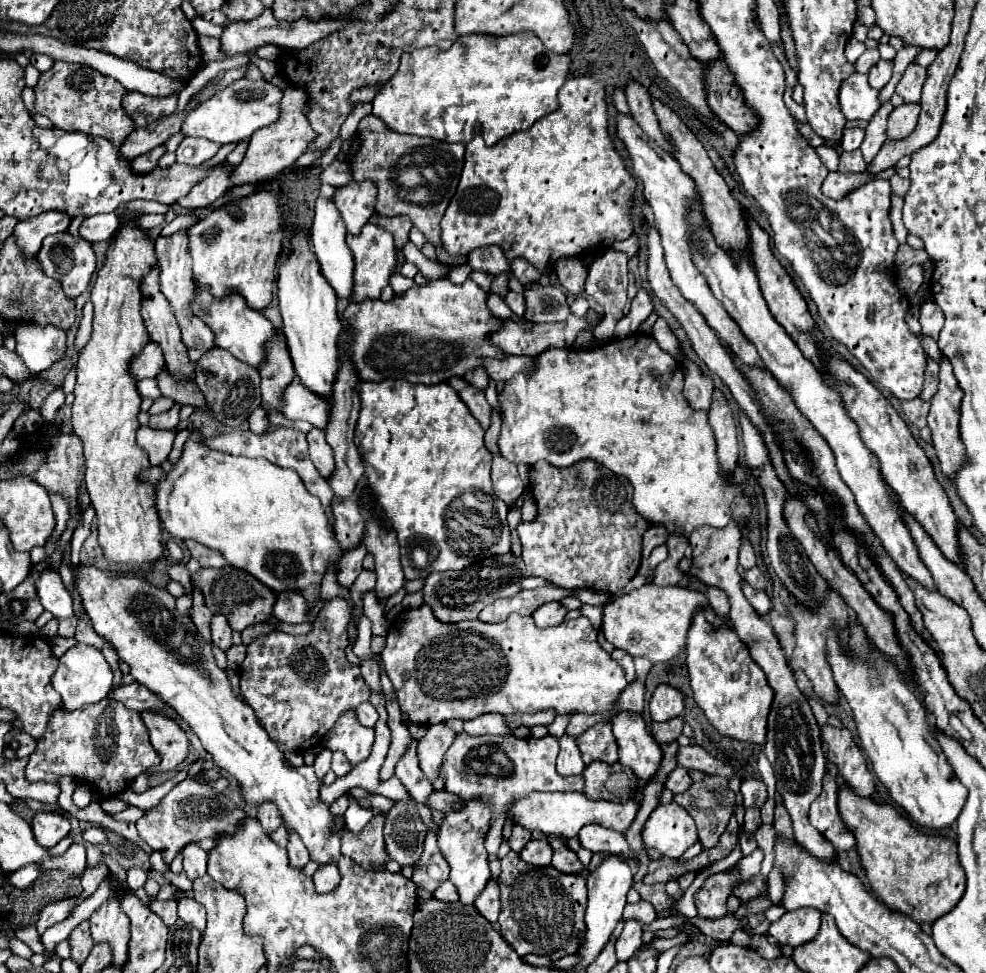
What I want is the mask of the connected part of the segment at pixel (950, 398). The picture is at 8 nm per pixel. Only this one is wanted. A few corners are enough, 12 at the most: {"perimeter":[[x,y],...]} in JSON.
{"perimeter":[[942,356],[938,392],[930,400],[932,432],[942,472],[962,464],[958,406],[962,400],[950,360]]}

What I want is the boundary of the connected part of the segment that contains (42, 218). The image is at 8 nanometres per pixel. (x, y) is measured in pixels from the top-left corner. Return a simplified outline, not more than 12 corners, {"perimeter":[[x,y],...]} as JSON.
{"perimeter":[[54,210],[18,222],[16,244],[34,258],[42,240],[64,232],[70,220]]}

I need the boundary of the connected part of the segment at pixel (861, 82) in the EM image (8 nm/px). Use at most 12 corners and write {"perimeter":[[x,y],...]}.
{"perimeter":[[858,72],[842,82],[838,100],[846,120],[870,120],[878,92]]}

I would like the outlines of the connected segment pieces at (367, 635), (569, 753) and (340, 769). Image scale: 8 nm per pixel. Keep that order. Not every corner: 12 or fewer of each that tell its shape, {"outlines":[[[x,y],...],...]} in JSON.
{"outlines":[[[360,616],[358,636],[353,652],[360,659],[374,658],[381,661],[379,654],[370,649],[371,622]],[[576,736],[558,738],[560,754],[556,770],[562,776],[582,774],[582,762]],[[342,752],[332,756],[336,776],[346,776],[352,764]]]}

